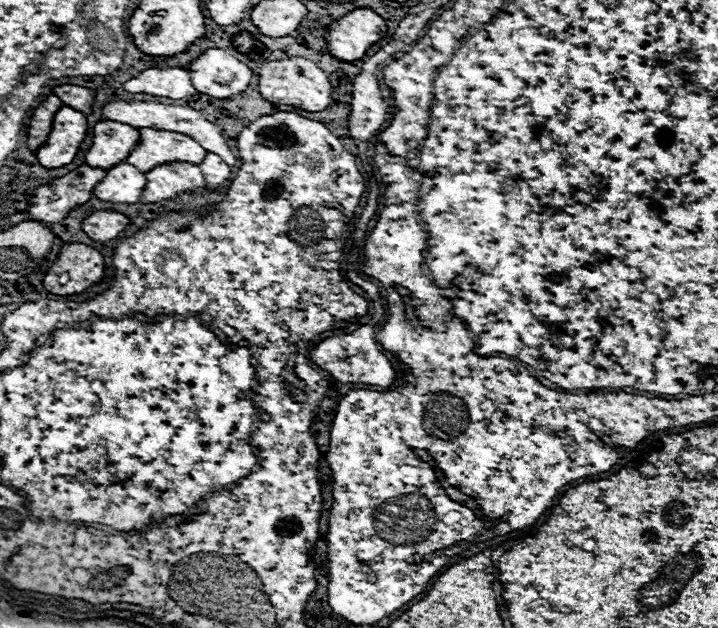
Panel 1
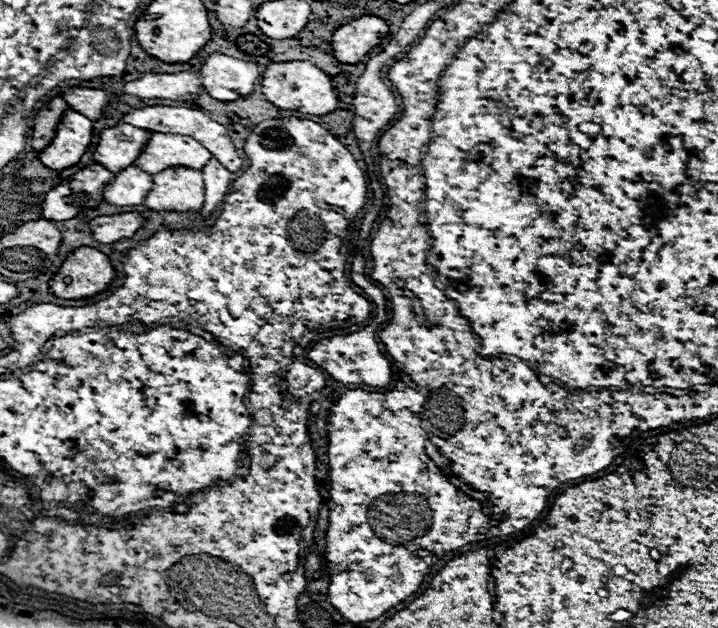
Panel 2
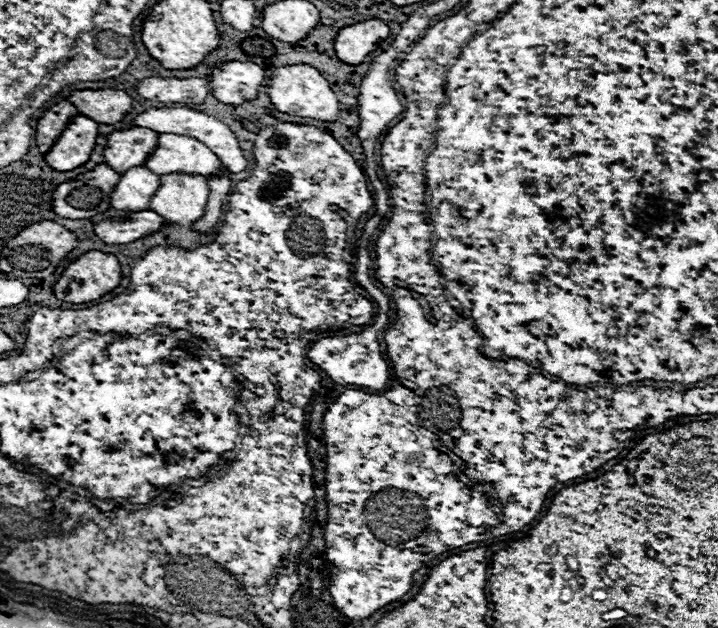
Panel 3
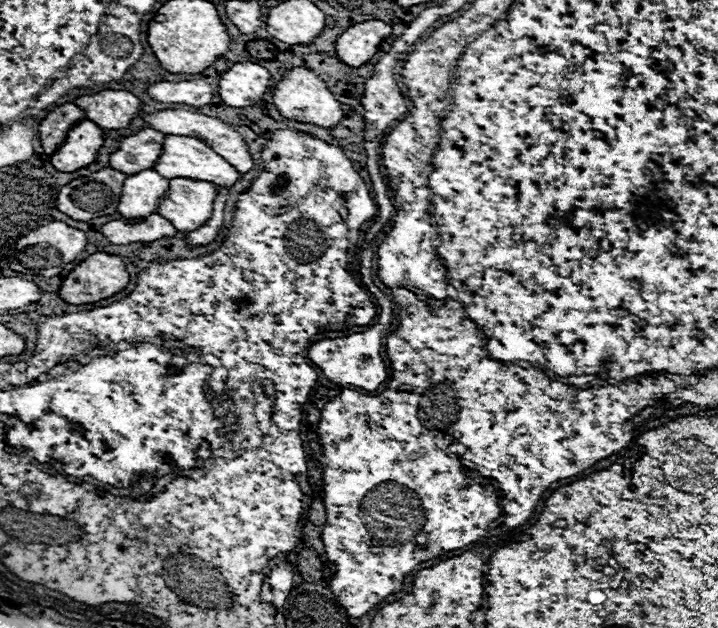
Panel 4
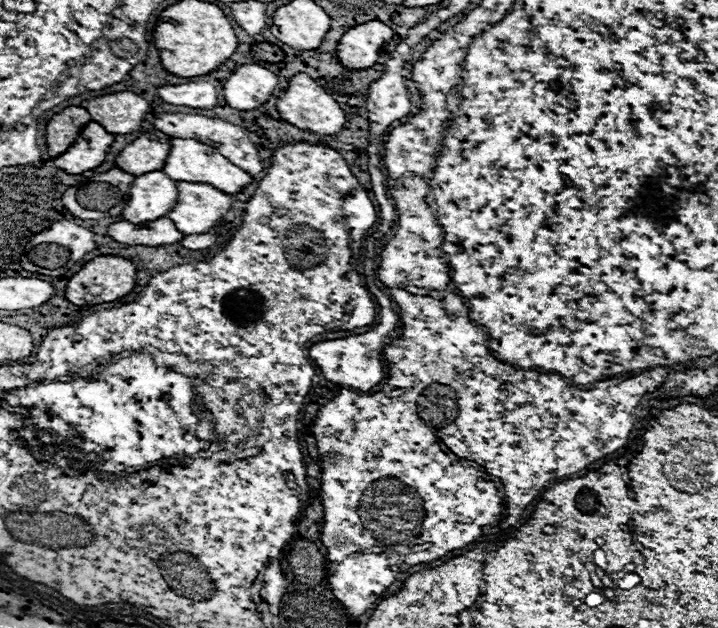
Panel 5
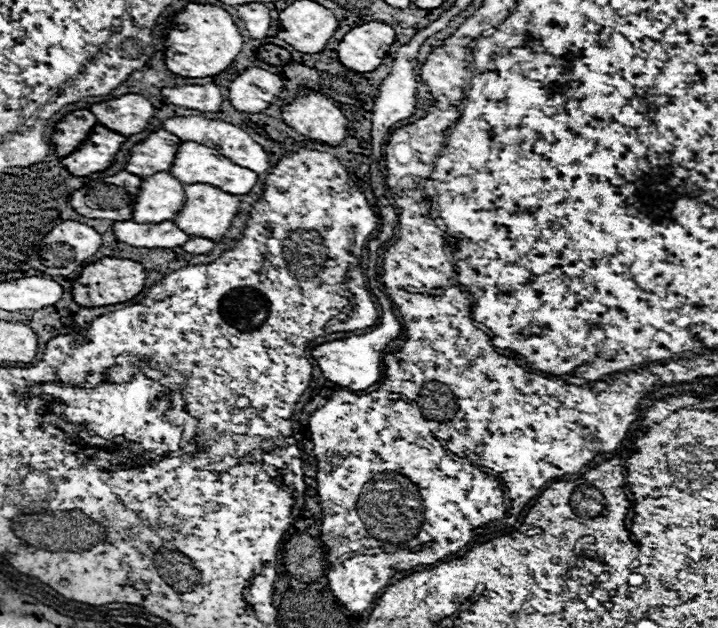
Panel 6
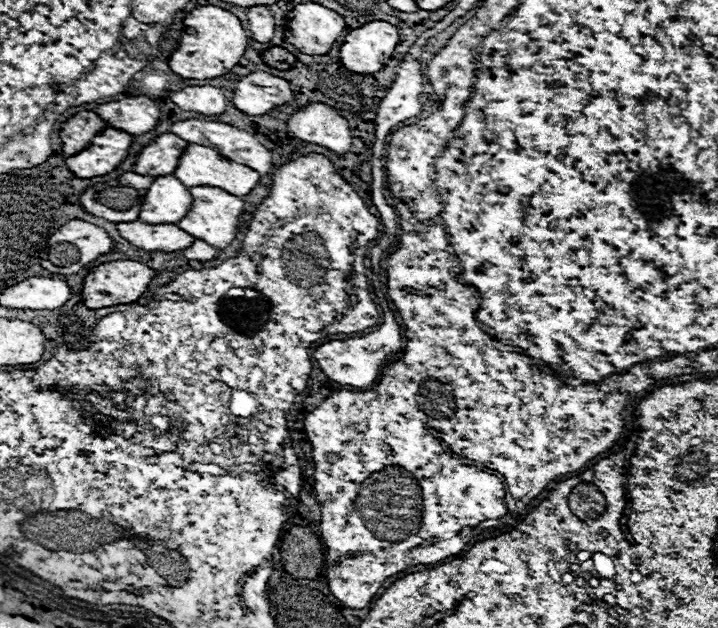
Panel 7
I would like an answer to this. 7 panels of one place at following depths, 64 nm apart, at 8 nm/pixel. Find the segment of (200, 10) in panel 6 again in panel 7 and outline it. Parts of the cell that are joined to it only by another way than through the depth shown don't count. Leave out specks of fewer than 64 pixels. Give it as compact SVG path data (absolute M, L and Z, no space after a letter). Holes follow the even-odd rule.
M200 6L184 18L184 24L192 32L182 34L182 42L170 56L170 68L174 74L196 80L218 78L228 74L240 62L248 44L248 36L242 28L242 22L232 12L218 6Z

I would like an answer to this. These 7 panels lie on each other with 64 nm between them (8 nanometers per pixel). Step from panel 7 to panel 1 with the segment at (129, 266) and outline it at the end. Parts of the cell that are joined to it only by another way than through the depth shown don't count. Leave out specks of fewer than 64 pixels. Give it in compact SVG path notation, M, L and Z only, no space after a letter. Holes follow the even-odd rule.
M66 244L44 276L44 288L58 296L82 294L106 278L104 258L86 244Z

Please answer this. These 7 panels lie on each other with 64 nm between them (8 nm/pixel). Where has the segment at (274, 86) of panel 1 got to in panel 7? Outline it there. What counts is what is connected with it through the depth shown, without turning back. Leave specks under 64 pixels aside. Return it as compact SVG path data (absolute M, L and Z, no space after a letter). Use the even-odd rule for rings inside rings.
M310 102L288 118L288 128L294 138L322 146L334 154L348 154L352 148L352 134L348 122L330 106Z

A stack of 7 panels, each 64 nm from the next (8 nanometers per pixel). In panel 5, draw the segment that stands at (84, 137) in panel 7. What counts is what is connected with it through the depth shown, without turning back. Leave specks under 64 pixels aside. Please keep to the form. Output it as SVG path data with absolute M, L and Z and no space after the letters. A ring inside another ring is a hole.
M70 106L56 114L48 126L46 126L46 144L48 144L48 154L50 156L60 156L66 152L78 138L80 130L92 122L88 110L80 106Z

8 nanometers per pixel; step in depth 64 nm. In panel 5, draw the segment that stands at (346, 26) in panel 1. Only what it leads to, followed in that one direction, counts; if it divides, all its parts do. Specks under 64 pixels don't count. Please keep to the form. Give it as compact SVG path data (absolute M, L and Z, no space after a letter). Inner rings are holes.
M380 20L354 26L338 42L338 60L350 70L372 68L392 36L392 28Z

